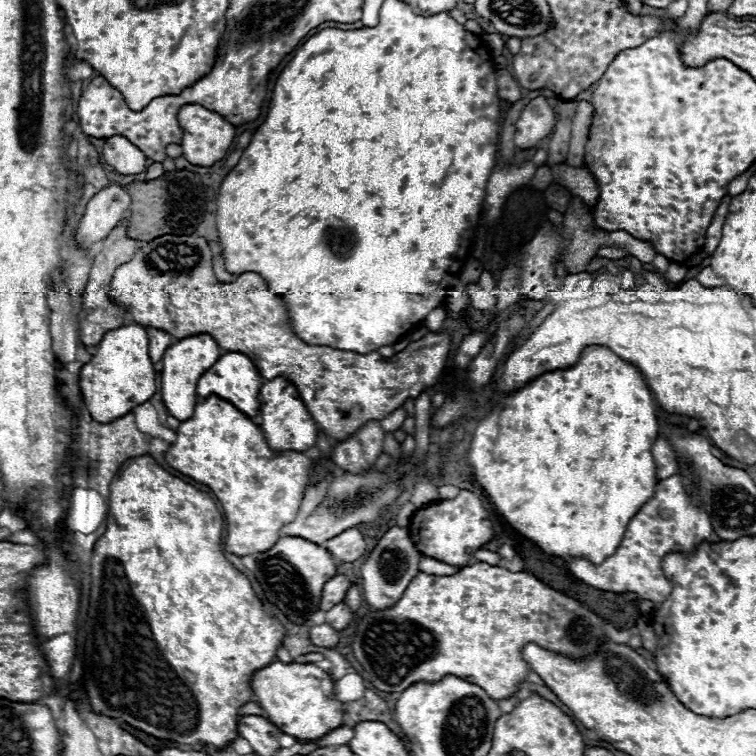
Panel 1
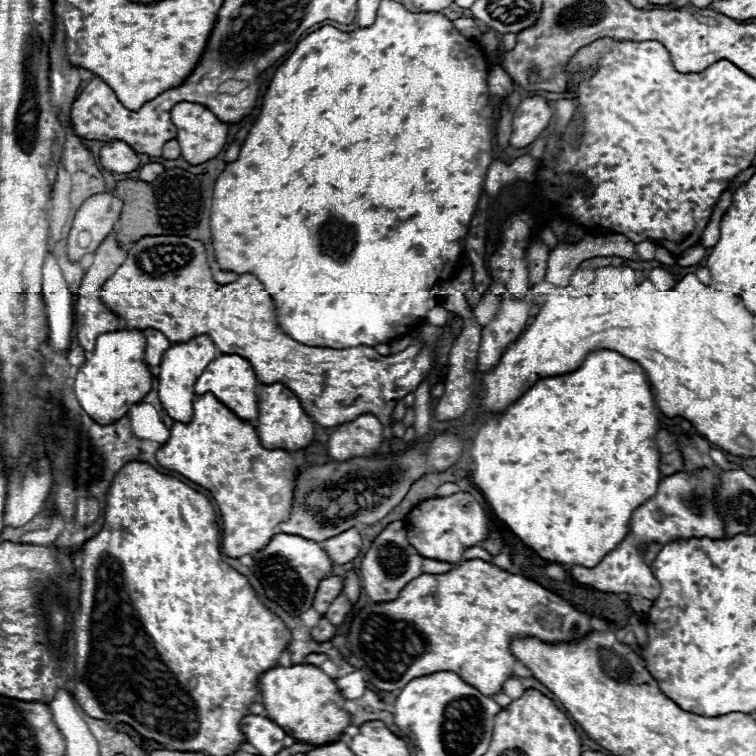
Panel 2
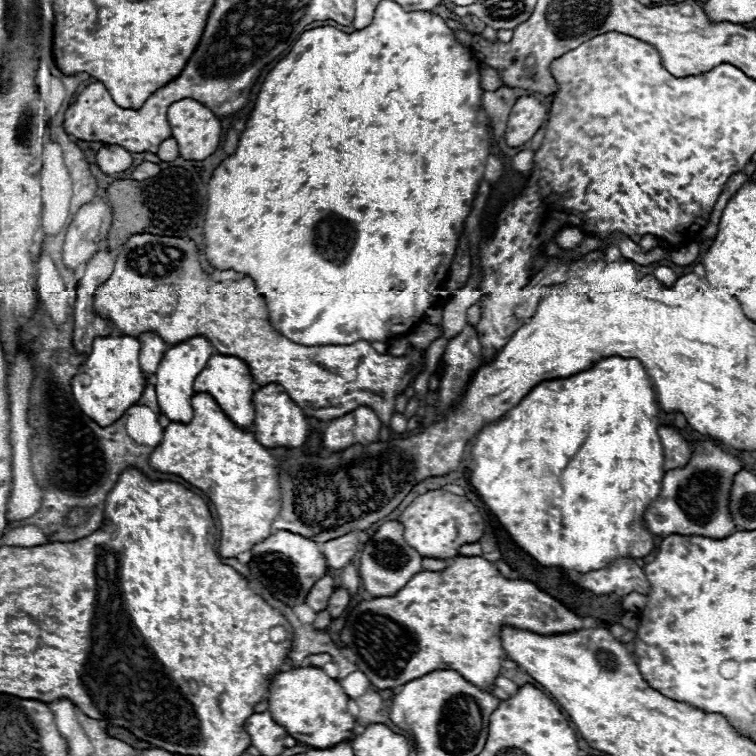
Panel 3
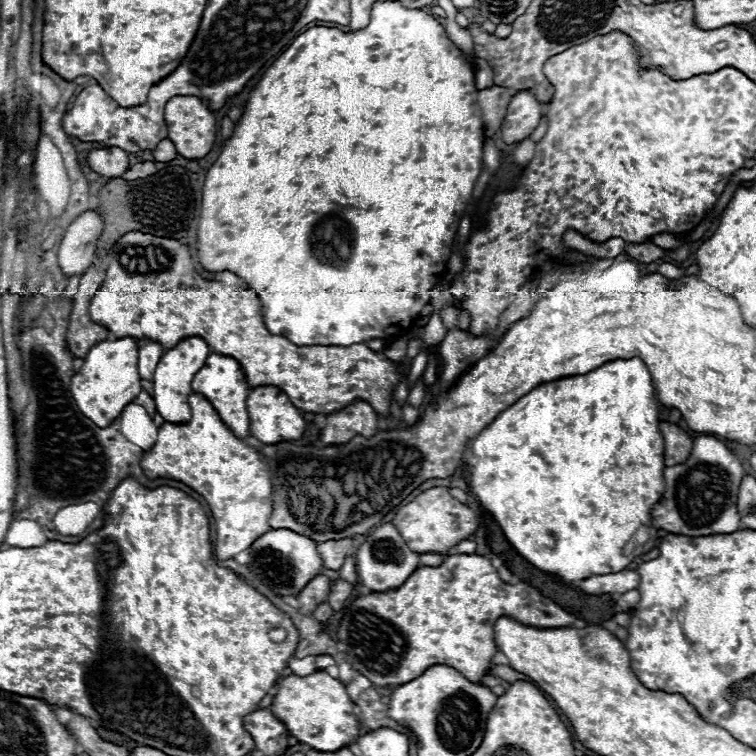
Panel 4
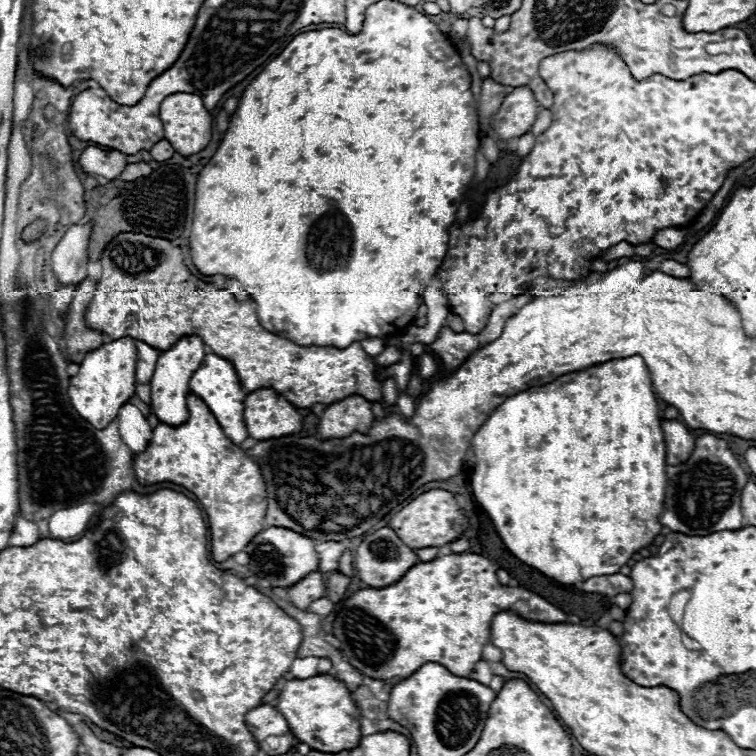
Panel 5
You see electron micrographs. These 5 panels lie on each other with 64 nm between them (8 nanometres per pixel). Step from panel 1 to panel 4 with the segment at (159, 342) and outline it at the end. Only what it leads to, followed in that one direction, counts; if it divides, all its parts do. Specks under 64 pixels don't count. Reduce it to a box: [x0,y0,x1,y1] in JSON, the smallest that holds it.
[138,338,164,380]

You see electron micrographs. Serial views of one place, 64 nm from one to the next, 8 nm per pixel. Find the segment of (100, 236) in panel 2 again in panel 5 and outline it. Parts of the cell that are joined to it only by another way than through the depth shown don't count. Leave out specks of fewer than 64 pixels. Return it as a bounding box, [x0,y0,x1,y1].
[52,222,92,286]

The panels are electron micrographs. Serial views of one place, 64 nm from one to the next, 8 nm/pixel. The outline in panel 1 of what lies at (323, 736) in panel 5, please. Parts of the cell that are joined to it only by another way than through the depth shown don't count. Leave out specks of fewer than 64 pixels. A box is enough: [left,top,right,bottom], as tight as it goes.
[252,660,344,740]

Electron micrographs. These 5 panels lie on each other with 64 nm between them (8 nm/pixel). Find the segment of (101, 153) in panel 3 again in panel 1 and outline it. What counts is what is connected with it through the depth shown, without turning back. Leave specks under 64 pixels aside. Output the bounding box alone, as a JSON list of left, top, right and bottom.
[102,136,146,174]

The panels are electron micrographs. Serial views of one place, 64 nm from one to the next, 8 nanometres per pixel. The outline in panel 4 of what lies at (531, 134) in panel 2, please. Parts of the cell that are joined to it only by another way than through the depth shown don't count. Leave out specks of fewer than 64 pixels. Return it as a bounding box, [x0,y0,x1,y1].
[500,90,544,144]

